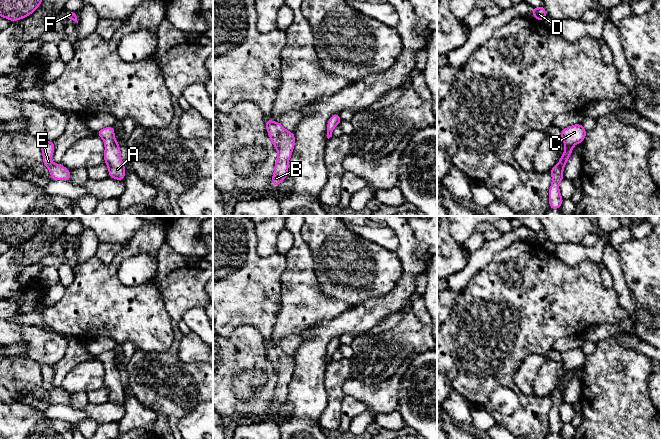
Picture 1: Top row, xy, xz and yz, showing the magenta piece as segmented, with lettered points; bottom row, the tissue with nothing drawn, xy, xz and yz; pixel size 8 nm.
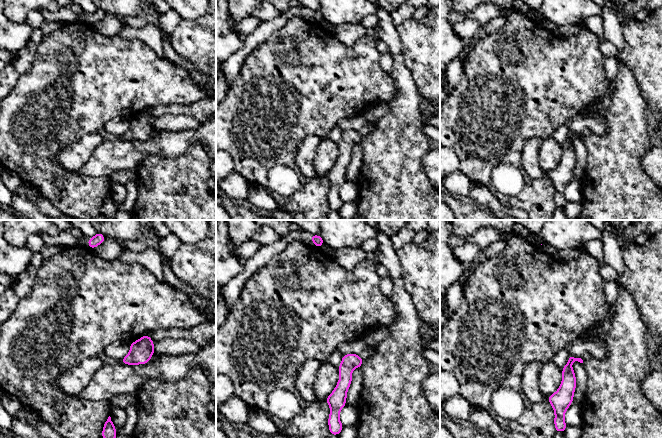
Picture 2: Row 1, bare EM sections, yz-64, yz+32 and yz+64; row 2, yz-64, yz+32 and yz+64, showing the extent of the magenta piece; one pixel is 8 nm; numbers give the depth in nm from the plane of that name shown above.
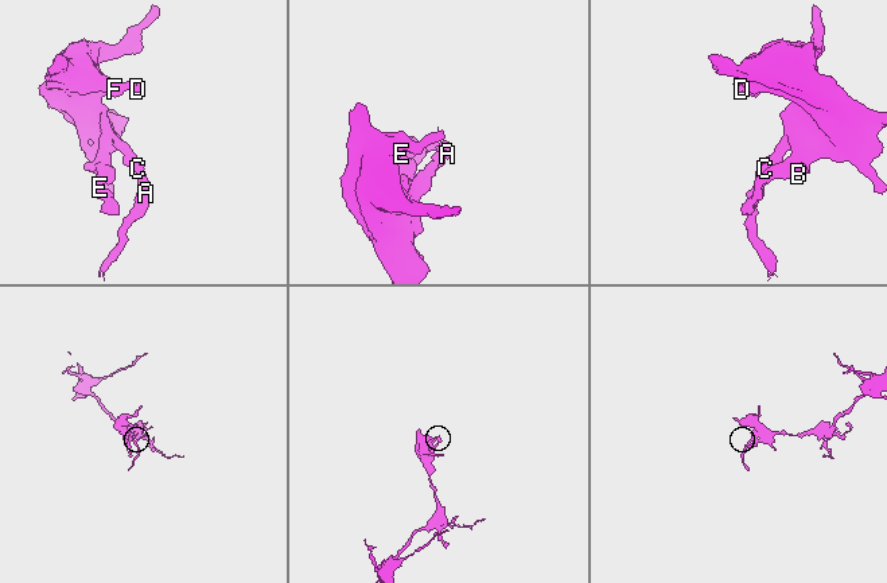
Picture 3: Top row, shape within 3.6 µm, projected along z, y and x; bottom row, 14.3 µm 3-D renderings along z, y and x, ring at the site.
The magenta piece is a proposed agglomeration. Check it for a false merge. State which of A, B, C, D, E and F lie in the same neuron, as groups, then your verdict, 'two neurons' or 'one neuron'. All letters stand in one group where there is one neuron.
groups A B C D E F; one neuron

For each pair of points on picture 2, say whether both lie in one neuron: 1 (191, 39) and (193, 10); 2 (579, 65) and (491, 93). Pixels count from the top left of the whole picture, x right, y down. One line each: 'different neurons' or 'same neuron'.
1: different neurons
2: same neuron

